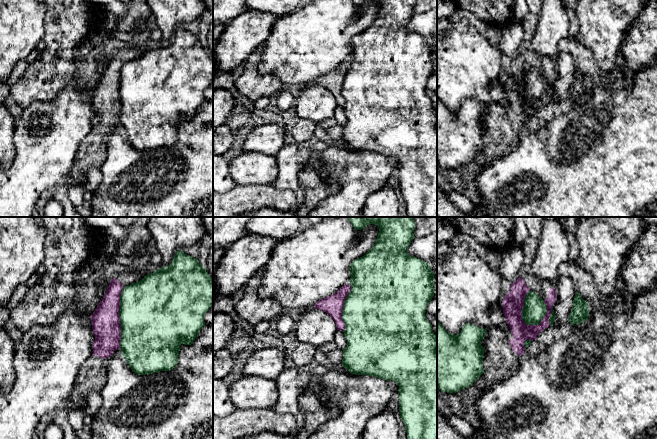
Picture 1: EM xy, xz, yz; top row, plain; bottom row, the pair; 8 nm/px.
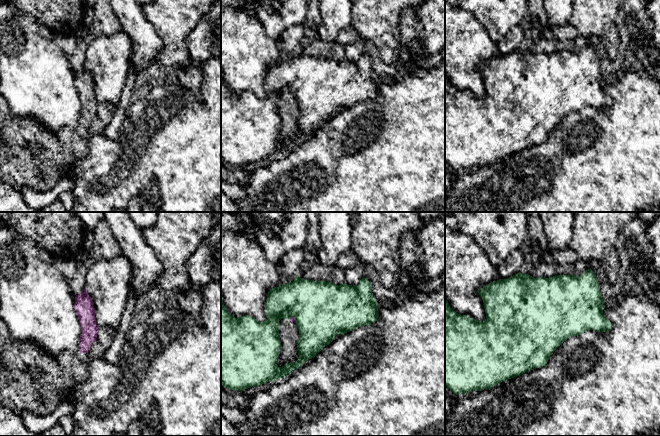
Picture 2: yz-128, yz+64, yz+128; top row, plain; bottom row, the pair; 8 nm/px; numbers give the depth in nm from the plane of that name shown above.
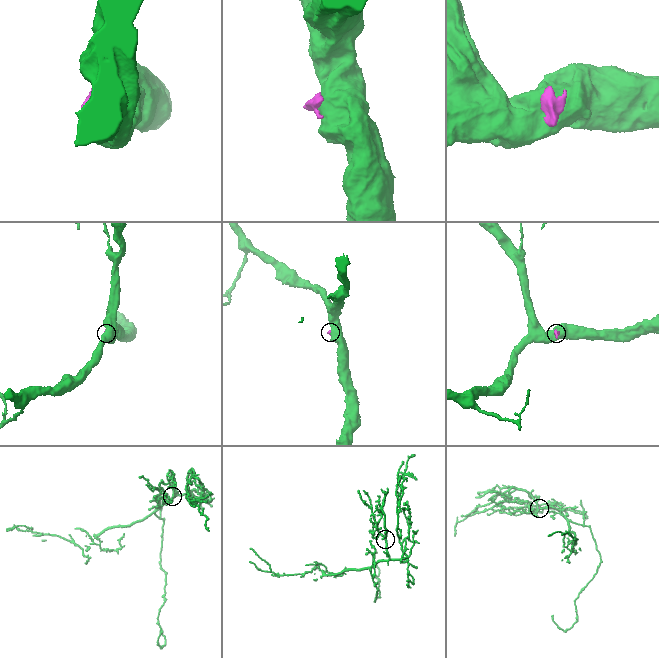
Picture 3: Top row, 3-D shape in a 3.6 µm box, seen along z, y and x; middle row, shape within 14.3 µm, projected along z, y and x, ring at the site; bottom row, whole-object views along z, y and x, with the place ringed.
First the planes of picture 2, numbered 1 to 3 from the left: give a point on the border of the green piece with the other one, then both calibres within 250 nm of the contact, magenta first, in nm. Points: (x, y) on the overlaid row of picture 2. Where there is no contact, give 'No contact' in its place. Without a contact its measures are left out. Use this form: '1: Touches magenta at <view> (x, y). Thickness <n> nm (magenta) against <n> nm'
1: No contact
2: Touches magenta at yz+64 (293, 318). Thickness 40 nm (magenta) against 460 nm
3: No contact

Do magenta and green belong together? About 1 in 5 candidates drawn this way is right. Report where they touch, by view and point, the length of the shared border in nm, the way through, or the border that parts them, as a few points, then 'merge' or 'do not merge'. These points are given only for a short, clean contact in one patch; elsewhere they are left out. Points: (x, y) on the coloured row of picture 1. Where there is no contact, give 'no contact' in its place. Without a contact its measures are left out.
contact yz (521, 313); length 300 nm; do not merge

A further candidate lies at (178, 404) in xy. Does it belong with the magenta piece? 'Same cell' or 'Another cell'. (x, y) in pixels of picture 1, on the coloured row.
Another cell

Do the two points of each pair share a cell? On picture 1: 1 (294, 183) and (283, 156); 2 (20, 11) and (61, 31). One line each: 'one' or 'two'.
1: one
2: two

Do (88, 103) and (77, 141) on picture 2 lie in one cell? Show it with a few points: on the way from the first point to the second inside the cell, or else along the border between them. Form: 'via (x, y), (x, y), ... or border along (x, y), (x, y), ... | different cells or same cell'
via (88, 112), (84, 120), (82, 132) | same cell

